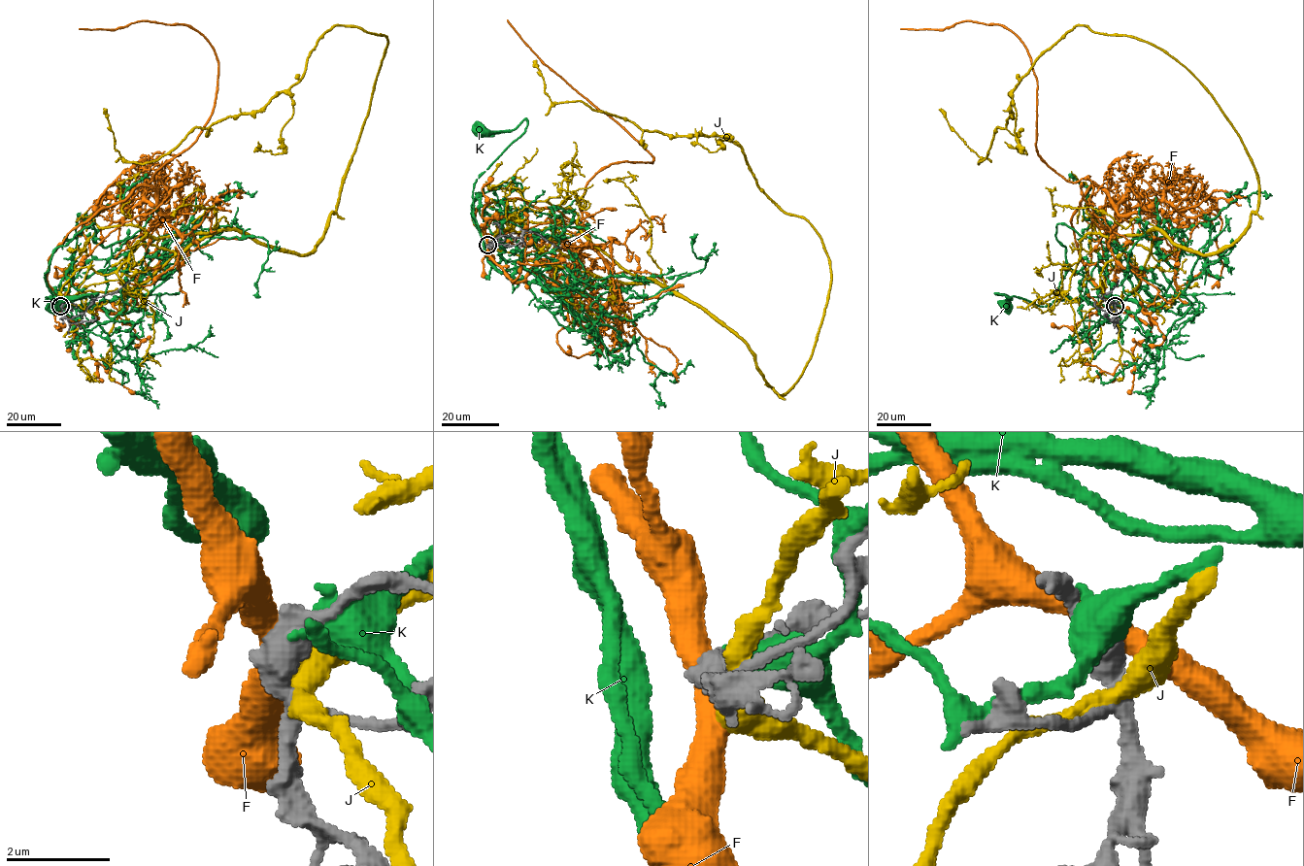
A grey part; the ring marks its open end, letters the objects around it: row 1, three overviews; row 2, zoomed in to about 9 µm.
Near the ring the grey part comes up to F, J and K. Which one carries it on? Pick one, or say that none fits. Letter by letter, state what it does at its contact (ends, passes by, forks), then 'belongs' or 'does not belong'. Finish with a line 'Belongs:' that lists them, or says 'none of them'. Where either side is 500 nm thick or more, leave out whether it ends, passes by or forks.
F: does not belong
J: it passes by | does not belong
K: does not belong
Belongs: none of them

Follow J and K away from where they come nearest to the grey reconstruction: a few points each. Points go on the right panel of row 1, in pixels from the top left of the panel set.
J: (1115, 309), (1153, 230), (1214, 253), (1257, 209), (1211, 93), (1149, 43), (1075, 25), (979, 162), (940, 108)
K: (1114, 305), (1079, 301), (1108, 250), (1134, 299), (1038, 306), (995, 293), (1007, 306)

